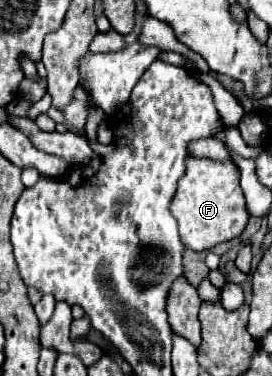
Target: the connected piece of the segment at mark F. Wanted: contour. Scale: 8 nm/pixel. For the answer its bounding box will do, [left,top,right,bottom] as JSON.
[170,158,248,252]

